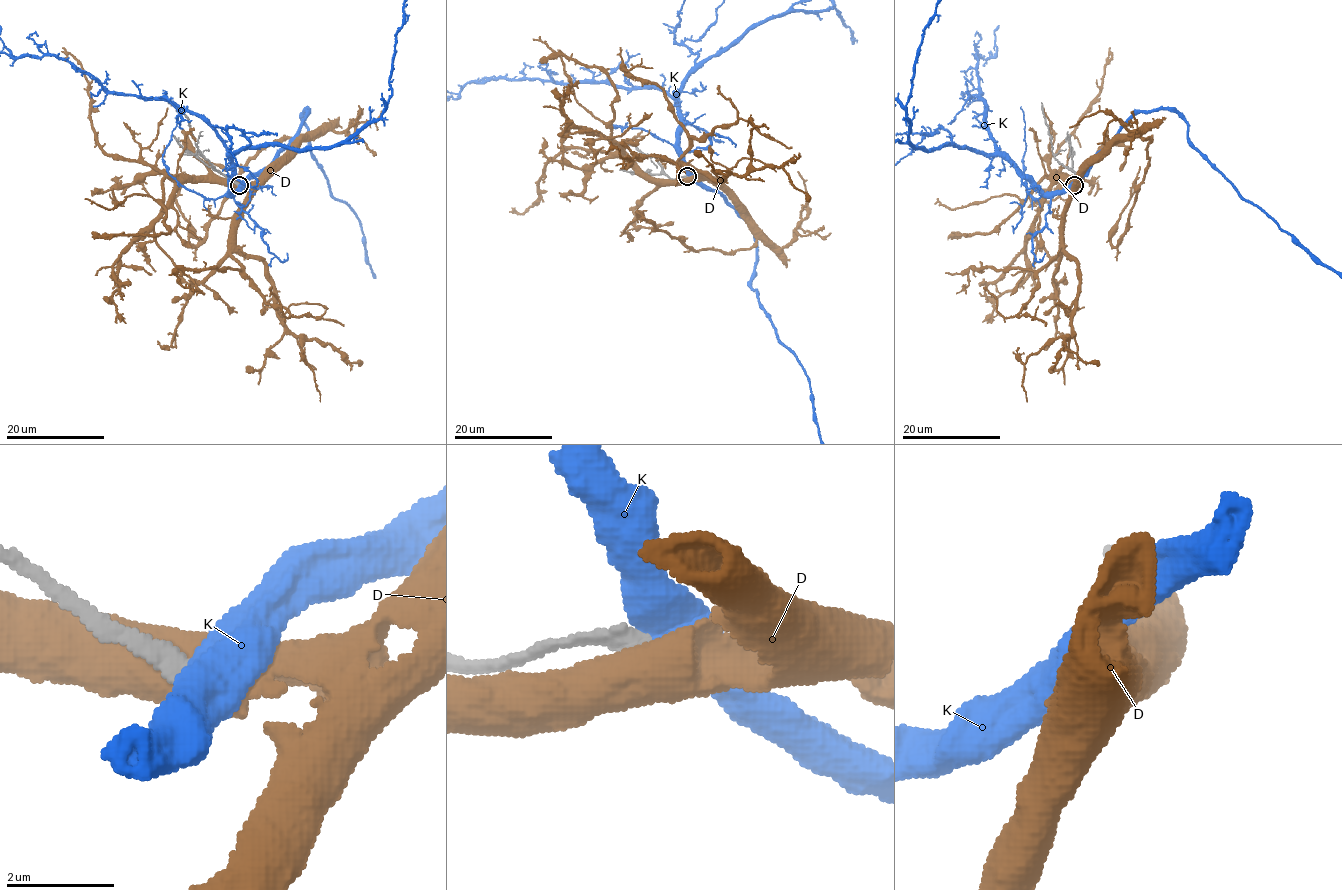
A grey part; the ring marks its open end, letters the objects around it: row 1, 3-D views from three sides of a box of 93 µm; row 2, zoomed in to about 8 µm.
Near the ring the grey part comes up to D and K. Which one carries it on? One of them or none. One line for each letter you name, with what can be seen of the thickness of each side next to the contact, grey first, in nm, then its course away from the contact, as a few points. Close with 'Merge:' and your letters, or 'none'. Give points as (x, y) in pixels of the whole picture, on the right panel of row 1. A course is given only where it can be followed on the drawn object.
Merge: none

